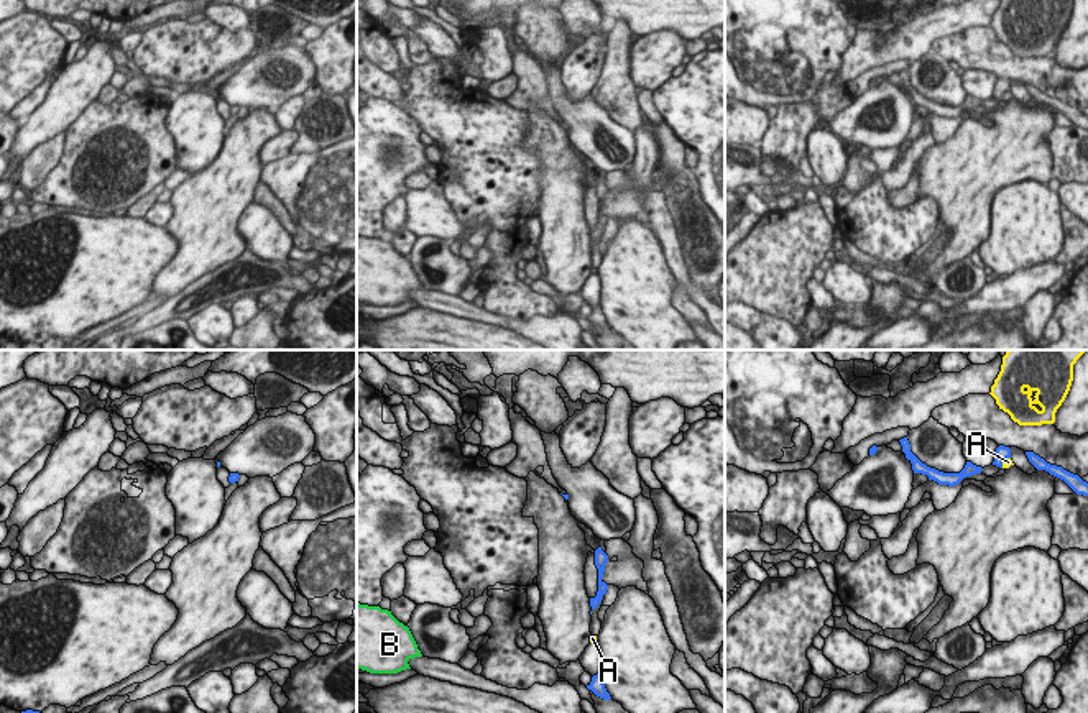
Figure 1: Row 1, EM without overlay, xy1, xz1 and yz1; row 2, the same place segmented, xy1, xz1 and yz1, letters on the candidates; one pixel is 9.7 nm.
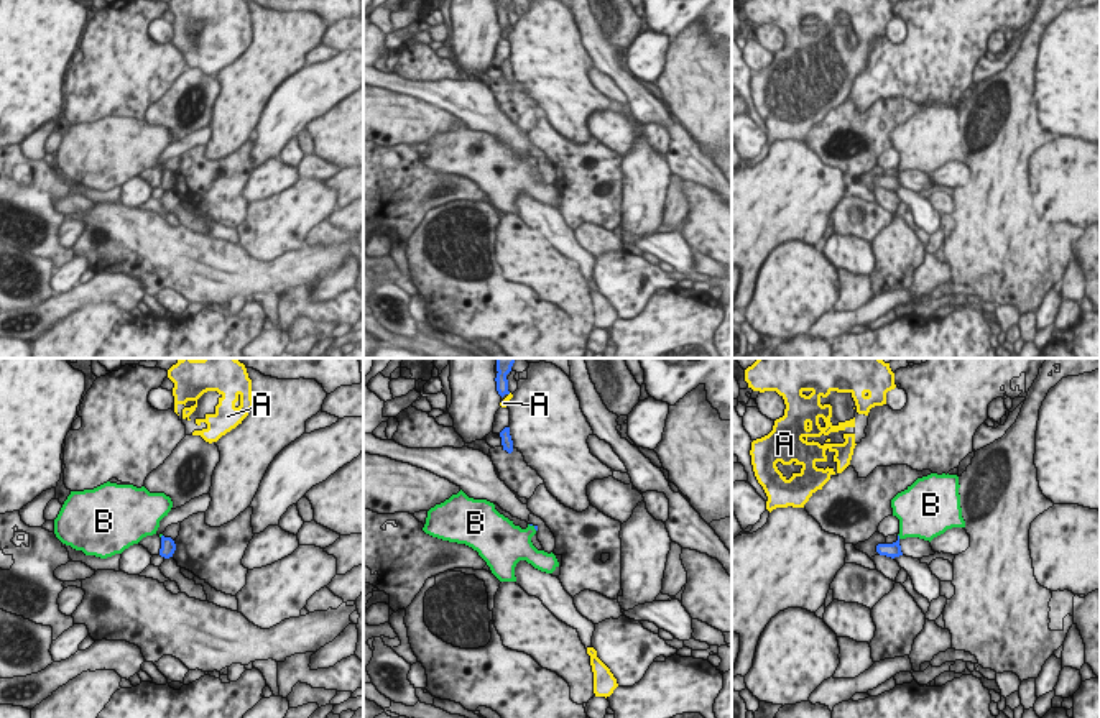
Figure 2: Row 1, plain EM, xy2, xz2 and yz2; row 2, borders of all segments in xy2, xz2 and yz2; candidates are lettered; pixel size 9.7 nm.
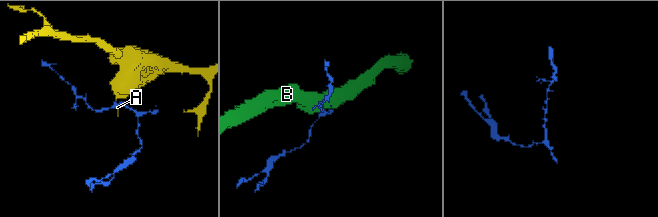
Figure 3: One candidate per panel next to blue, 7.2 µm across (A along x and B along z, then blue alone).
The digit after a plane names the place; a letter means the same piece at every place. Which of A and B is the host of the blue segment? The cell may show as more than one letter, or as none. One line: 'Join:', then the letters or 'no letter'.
Join: B

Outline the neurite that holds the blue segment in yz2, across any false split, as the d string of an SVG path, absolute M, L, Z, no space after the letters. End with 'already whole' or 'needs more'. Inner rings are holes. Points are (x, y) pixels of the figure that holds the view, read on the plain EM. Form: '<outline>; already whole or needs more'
M931 105L898 125L891 131L893 148L899 151L898 173L878 176L876 184L894 191L903 187L901 171L919 169L931 174L947 161L965 159L959 120L957 107Z; needs more

